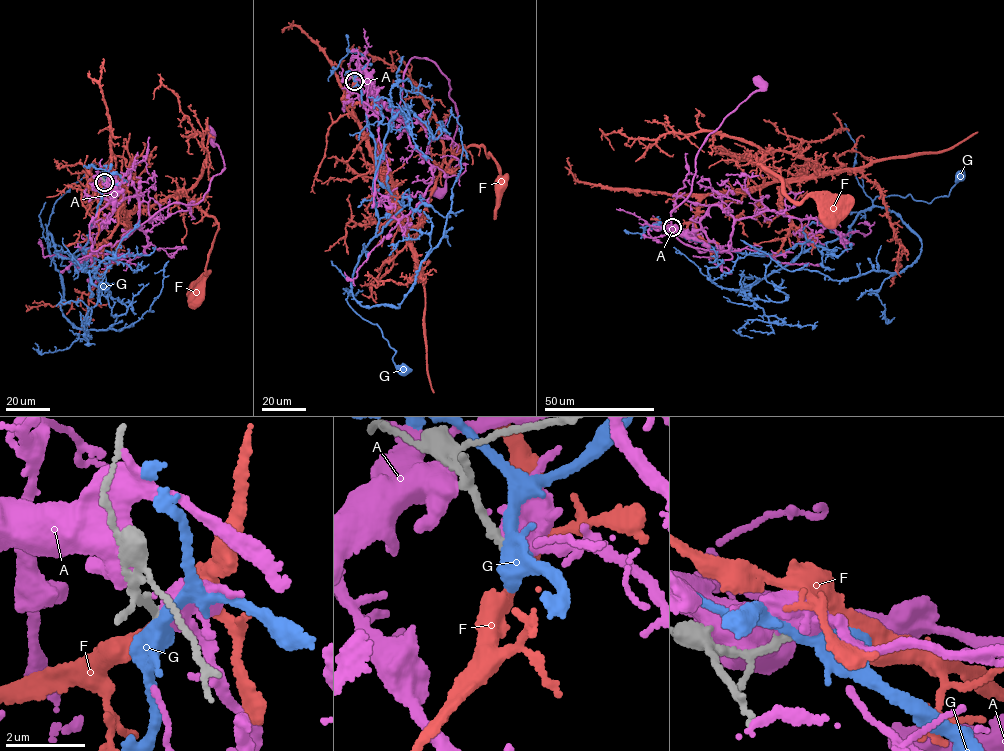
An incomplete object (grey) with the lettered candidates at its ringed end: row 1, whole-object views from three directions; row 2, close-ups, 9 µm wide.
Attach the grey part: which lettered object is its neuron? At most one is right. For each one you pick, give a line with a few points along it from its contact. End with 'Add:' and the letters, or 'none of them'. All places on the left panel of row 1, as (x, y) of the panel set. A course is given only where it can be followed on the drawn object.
F: it runs (105, 181), (88, 186), (111, 170), (124, 211), (178, 193), (213, 216), (209, 273), (196, 293)
Add: F

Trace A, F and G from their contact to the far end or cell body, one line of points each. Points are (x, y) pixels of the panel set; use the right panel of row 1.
A: (671, 228), (695, 231), (716, 205), (733, 218), (728, 249), (681, 242), (670, 213), (705, 138), (759, 82)
F: (672, 227), (686, 233), (706, 195), (799, 181), (818, 167), (773, 150), (757, 165), (827, 214)
G: (671, 228), (769, 256), (810, 239), (803, 229), (812, 222), (841, 238), (878, 196), (931, 202), (962, 175)

